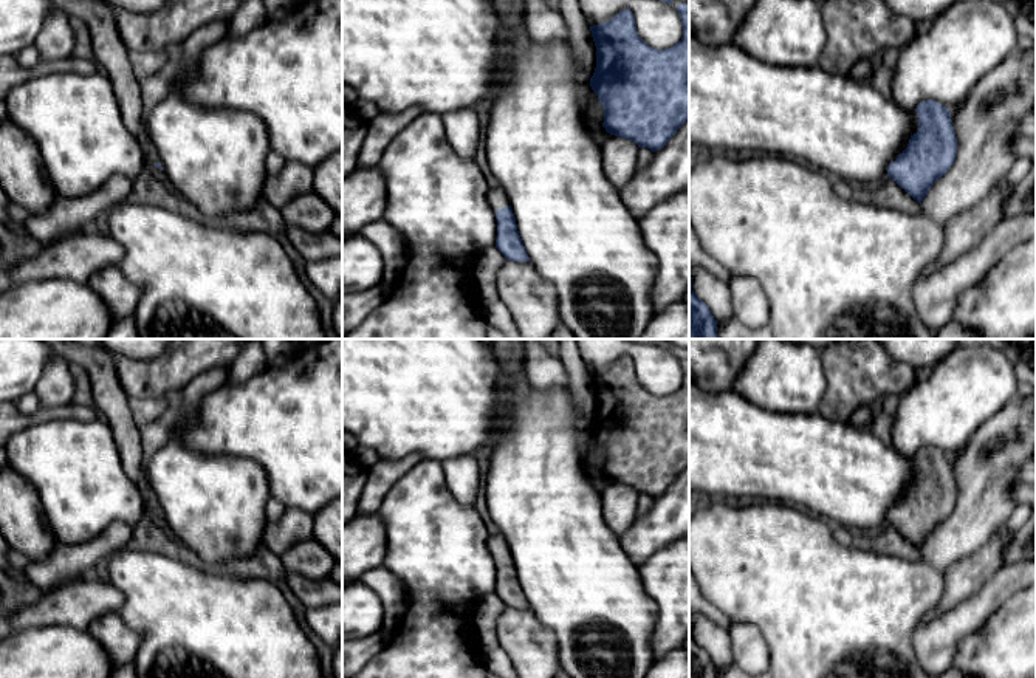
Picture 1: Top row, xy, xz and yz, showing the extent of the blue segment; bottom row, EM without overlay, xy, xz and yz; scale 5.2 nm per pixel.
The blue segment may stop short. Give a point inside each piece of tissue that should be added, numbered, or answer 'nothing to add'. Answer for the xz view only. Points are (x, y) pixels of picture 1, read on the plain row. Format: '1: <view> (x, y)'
1: xz (497, 545)

